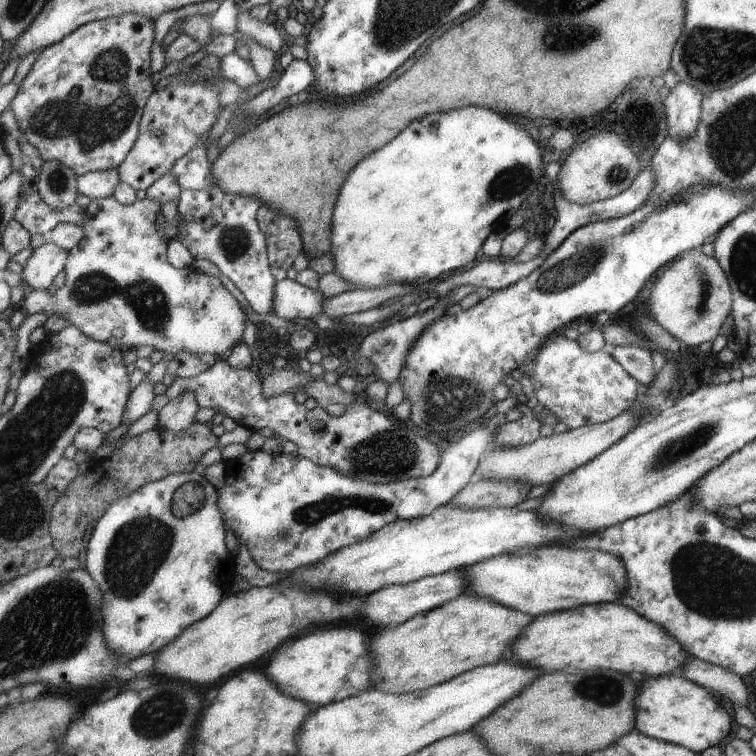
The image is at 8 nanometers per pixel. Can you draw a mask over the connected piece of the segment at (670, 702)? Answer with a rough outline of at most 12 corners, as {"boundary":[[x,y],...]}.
{"boundary":[[680,673],[648,677],[636,729],[699,753],[732,728],[728,703]]}

